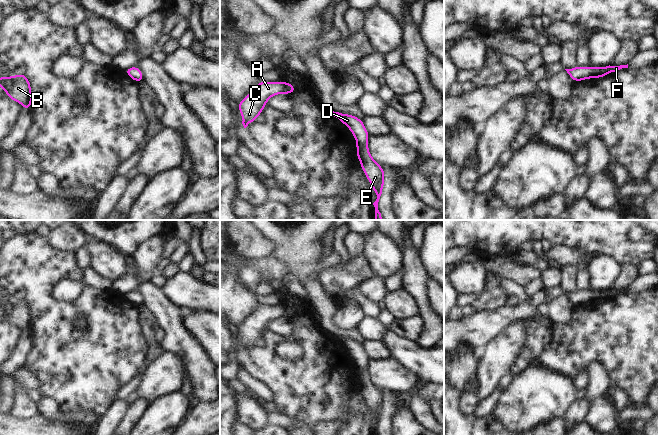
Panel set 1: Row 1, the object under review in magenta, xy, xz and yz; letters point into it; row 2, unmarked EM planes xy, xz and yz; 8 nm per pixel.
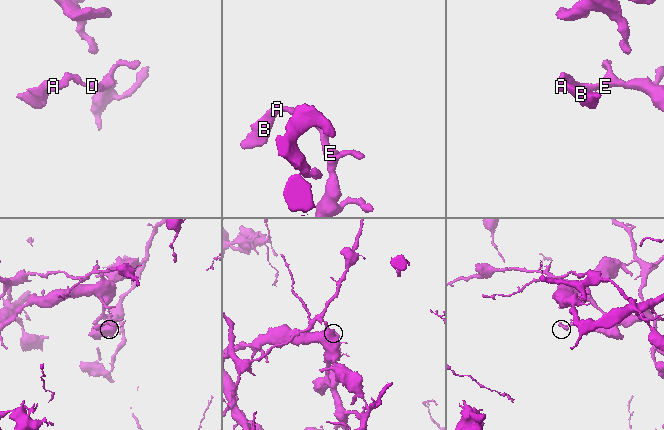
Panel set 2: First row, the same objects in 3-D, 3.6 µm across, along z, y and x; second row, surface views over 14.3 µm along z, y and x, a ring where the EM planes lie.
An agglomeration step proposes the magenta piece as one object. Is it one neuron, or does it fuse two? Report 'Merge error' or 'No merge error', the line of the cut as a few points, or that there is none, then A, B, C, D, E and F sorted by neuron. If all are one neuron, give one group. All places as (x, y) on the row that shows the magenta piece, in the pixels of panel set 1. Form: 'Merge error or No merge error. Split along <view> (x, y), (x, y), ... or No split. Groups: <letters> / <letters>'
No merge error. No split. Groups: A B C D E F

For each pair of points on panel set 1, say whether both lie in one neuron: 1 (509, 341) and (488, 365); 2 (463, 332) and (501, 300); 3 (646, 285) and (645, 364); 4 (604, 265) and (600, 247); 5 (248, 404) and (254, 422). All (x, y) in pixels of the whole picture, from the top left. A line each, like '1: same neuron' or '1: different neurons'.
1: same neuron
2: different neurons
3: different neurons
4: different neurons
5: same neuron

